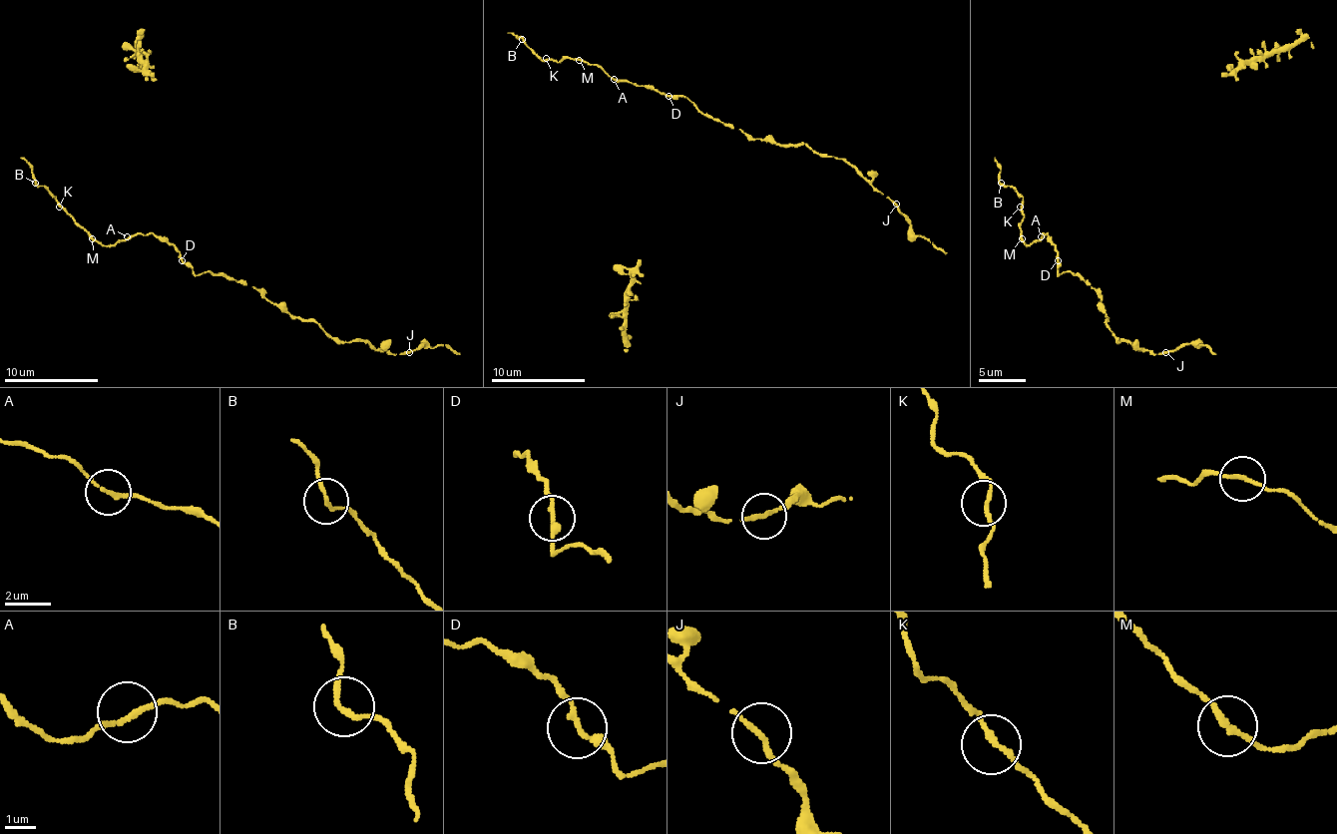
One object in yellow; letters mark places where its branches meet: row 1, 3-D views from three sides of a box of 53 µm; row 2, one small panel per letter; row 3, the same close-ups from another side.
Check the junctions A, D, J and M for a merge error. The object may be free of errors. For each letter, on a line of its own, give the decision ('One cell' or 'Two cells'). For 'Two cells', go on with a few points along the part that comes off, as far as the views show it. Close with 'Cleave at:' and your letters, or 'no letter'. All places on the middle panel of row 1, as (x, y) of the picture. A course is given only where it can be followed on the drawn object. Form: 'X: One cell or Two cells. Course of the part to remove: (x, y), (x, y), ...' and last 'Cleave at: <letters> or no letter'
A: One cell
D: One cell
J: One cell
M: One cell
Cleave at: no letter

